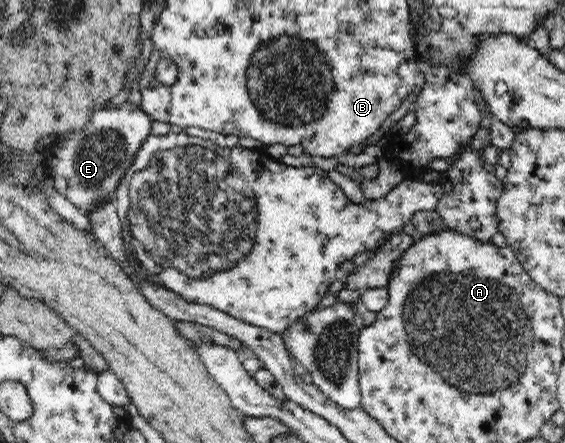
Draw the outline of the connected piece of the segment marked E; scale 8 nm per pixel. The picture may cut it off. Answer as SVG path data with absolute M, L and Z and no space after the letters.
M126 101L118 108L104 106L92 113L82 131L75 131L59 140L52 148L42 151L45 160L46 173L52 177L52 186L61 193L70 203L74 203L77 209L95 209L102 206L104 202L115 201L115 189L124 178L126 171L132 167L134 156L142 147L142 143L152 133L152 118L140 110L140 105L134 105Z

